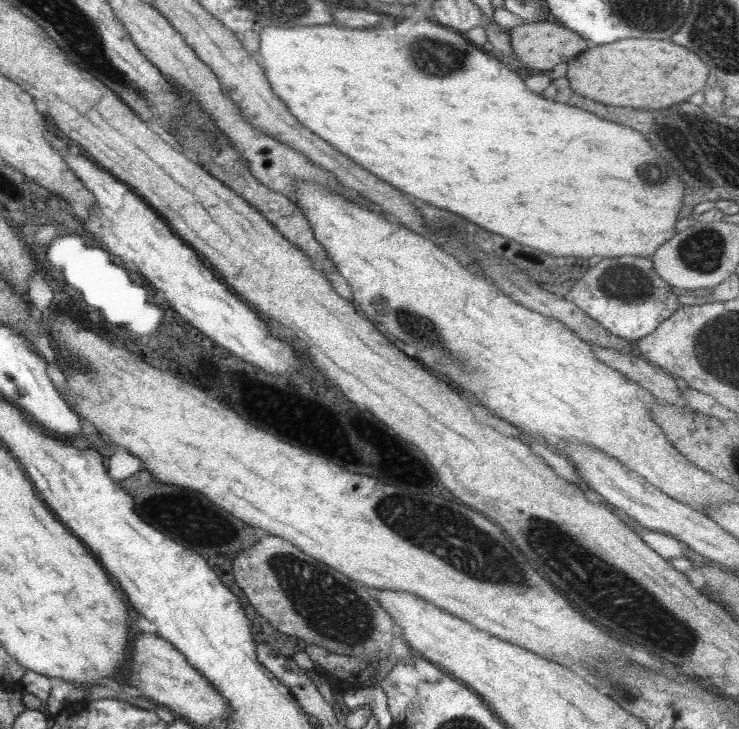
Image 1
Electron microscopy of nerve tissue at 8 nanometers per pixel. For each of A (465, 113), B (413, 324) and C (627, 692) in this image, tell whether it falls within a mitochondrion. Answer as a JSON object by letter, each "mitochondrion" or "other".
{"A":"other","B":"mitochondrion","C":"mitochondrion"}

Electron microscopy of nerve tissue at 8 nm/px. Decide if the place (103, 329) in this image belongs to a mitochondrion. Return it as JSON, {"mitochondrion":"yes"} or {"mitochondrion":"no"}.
{"mitochondrion":"no"}

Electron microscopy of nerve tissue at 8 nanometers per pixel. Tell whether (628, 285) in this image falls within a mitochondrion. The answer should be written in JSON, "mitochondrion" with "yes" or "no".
{"mitochondrion":"yes"}

